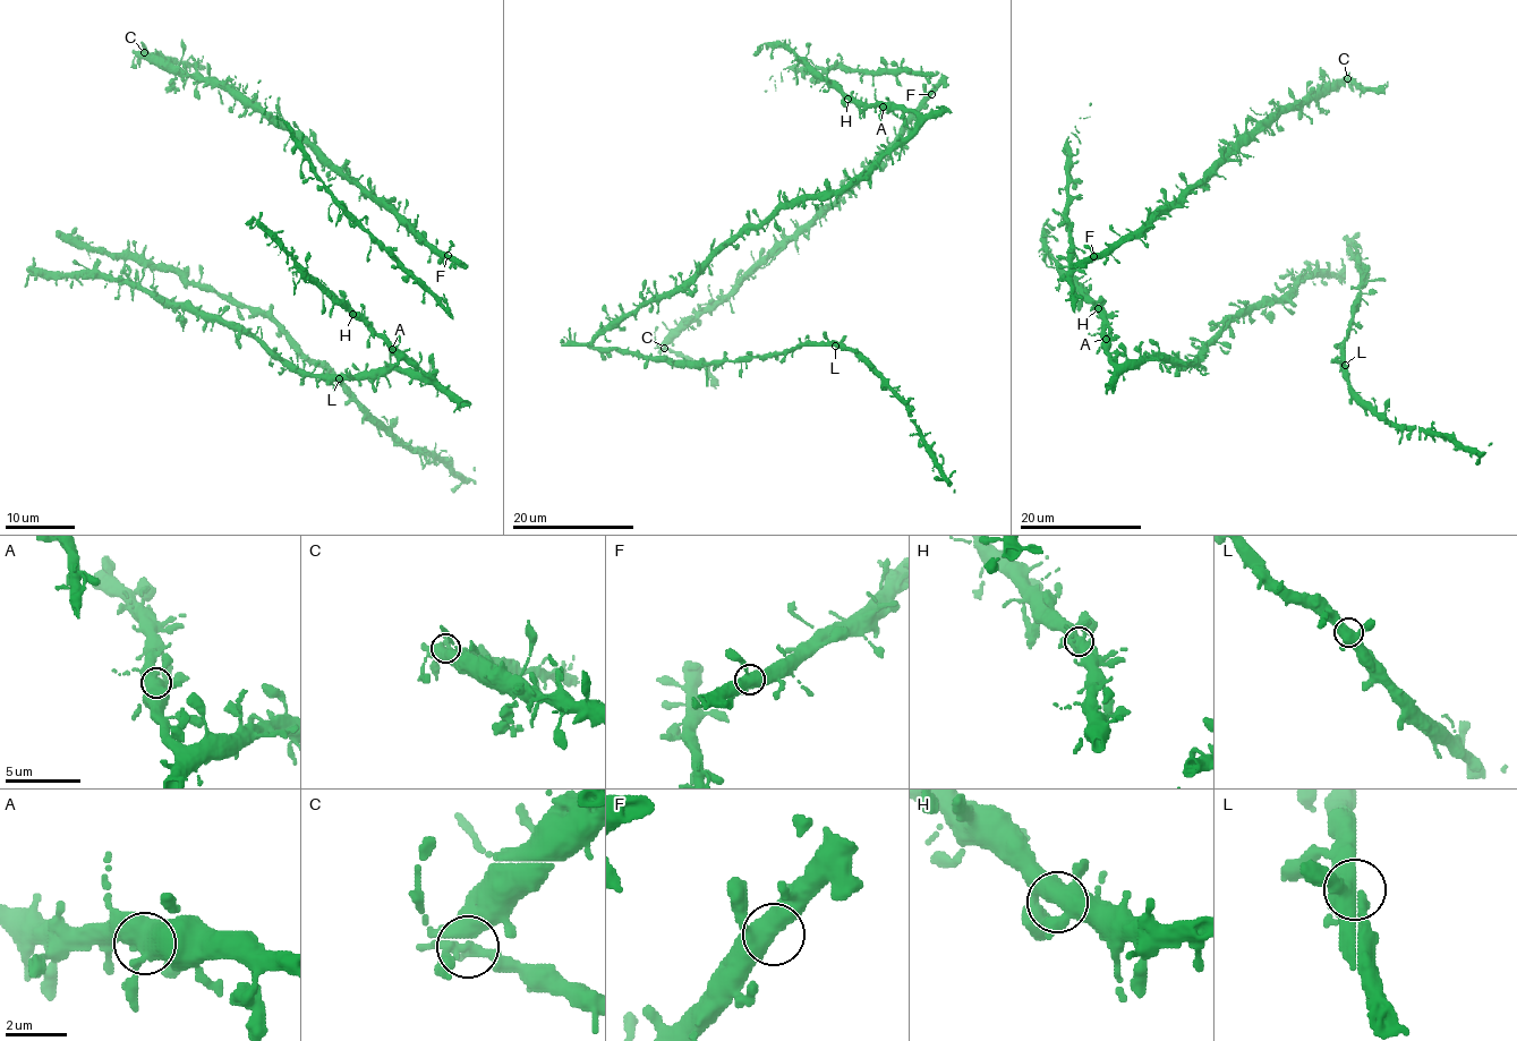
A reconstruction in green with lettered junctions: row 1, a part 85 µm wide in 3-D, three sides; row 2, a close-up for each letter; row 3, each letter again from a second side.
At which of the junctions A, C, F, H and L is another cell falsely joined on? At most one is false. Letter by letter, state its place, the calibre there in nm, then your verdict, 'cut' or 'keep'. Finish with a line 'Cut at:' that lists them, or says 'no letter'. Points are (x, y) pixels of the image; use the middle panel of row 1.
A: (883, 107) | 400 nm | keep
C: (664, 348) | 320 nm | cut
F: (931, 94) | 400 nm | keep
H: (848, 99) | 380 nm | keep
L: (835, 346) | 420 nm | keep
Cut at: C

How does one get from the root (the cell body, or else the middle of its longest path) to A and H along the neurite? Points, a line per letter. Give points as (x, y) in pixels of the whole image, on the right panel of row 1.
A: (1181, 361), (1140, 357), (1135, 361), (1115, 365), (1106, 339)
H: (1181, 361), (1140, 357), (1135, 361), (1115, 365), (1107, 350), (1105, 317), (1098, 308)

